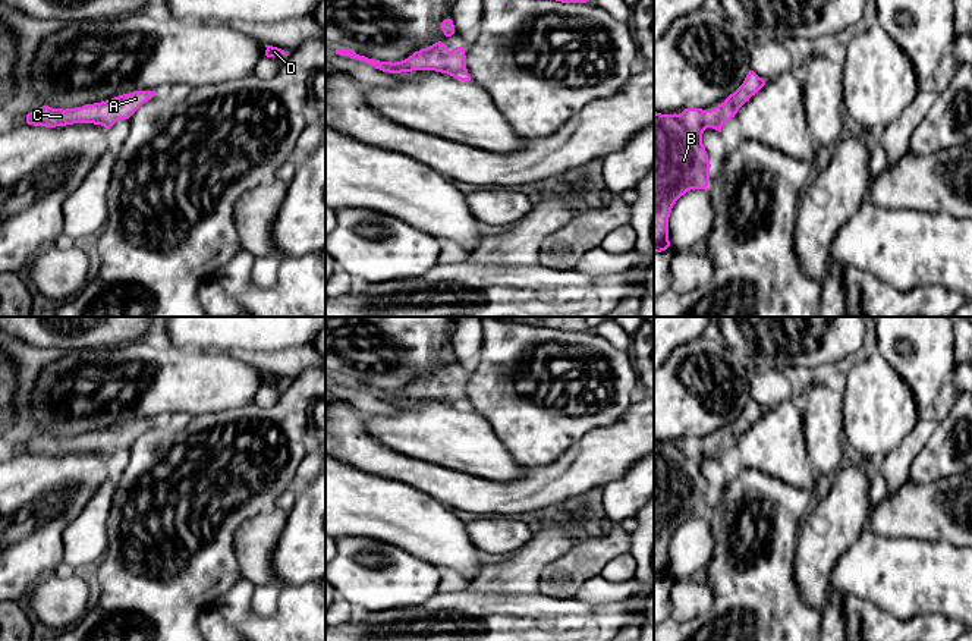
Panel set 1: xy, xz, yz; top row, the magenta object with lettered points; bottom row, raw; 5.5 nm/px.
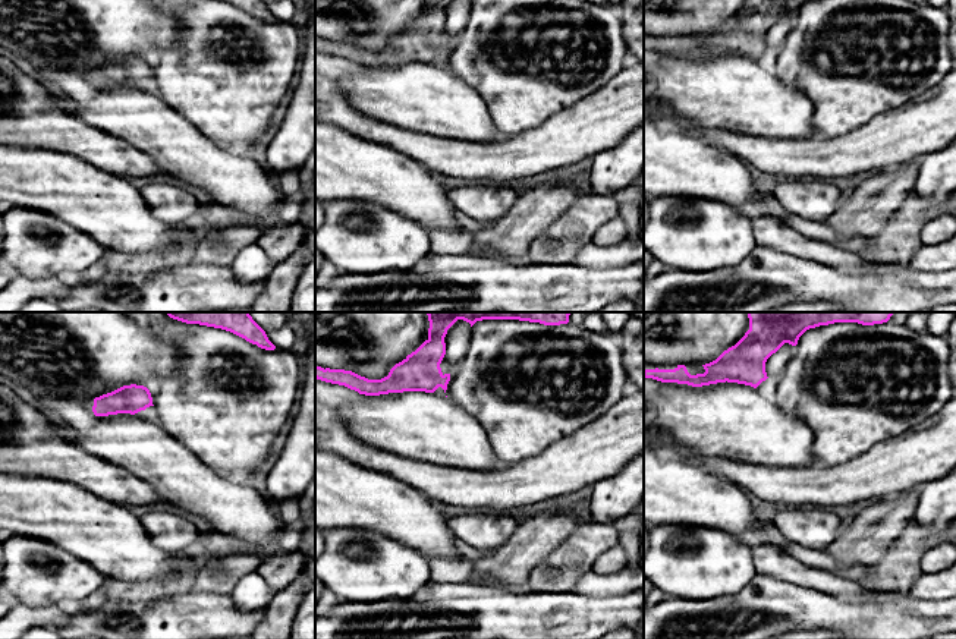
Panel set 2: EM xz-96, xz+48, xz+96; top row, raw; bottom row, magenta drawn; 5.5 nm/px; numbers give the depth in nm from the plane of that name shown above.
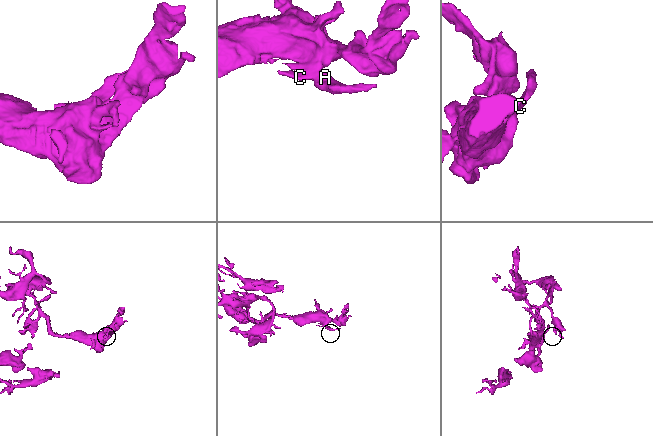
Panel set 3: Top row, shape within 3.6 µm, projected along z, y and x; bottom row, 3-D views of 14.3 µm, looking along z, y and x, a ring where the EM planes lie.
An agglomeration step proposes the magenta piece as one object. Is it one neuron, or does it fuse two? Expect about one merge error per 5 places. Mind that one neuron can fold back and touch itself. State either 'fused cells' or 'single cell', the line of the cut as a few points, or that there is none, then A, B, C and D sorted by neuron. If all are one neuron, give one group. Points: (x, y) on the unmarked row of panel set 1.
single cell | no cut | A B C D

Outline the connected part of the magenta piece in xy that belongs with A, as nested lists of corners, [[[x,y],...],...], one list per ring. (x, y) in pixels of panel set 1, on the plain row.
[[[133,420],[75,437],[53,437],[43,434],[26,443],[26,452],[34,455],[66,455],[73,452],[94,452],[110,458],[119,447],[129,447],[144,431],[151,428],[154,420]]]

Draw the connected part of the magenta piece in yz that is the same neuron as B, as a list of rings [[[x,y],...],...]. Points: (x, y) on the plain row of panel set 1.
[[[749,399],[743,412],[721,433],[711,439],[685,437],[680,443],[654,440],[654,581],[666,579],[669,569],[669,546],[676,530],[691,518],[705,518],[710,510],[710,490],[702,472],[707,456],[721,461],[723,453],[734,446],[739,437],[749,430],[765,409]]]

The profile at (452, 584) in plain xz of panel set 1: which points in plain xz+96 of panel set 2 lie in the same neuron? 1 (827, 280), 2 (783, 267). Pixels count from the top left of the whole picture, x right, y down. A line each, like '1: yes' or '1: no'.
1: no
2: no

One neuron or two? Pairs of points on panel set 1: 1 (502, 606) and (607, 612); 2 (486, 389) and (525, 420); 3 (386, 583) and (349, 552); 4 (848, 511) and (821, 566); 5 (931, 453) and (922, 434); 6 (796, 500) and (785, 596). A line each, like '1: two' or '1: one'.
1: one
2: one
3: one
4: one
5: two
6: one

